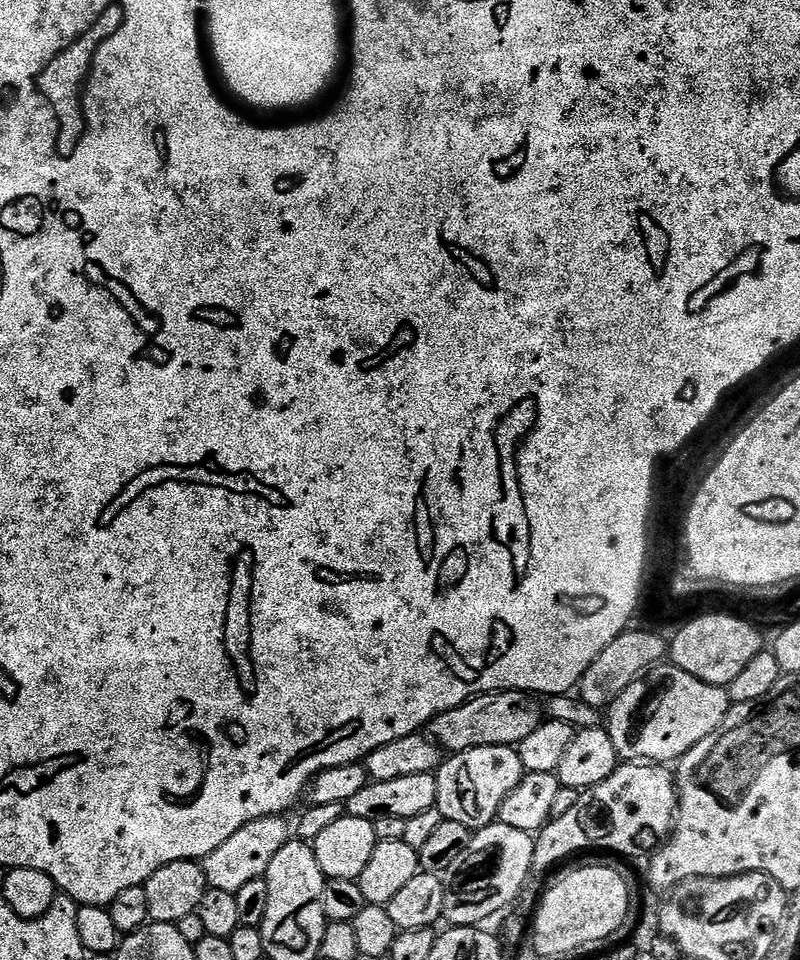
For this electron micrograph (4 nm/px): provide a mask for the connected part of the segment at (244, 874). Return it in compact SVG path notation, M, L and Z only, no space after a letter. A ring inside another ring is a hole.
M294 812L287 816L282 814L267 816L247 823L237 833L232 834L226 842L222 842L217 850L204 857L202 867L209 887L236 894L238 890L246 886L246 883L263 879L275 854L282 850L282 846L286 846L286 842L298 838L300 821L300 813Z

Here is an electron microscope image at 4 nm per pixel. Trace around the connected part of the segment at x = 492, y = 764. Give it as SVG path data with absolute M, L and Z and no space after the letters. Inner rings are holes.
M478 746L477 748L468 748L464 752L449 755L444 763L436 769L434 775L438 782L438 798L435 807L442 813L445 820L459 822L462 826L473 830L485 828L497 823L502 802L506 802L507 796L514 791L514 786L518 786L518 782L522 782L525 774L522 758L515 747Z

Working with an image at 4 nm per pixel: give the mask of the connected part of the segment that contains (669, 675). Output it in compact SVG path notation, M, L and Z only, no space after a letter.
M661 662L655 668L649 668L633 684L626 686L622 694L618 694L616 701L606 710L606 727L621 761L655 762L664 766L679 760L694 746L698 746L702 738L710 738L710 734L714 734L714 730L722 726L729 707L727 687L702 682L702 678L686 674L686 670L682 670L677 664Z

